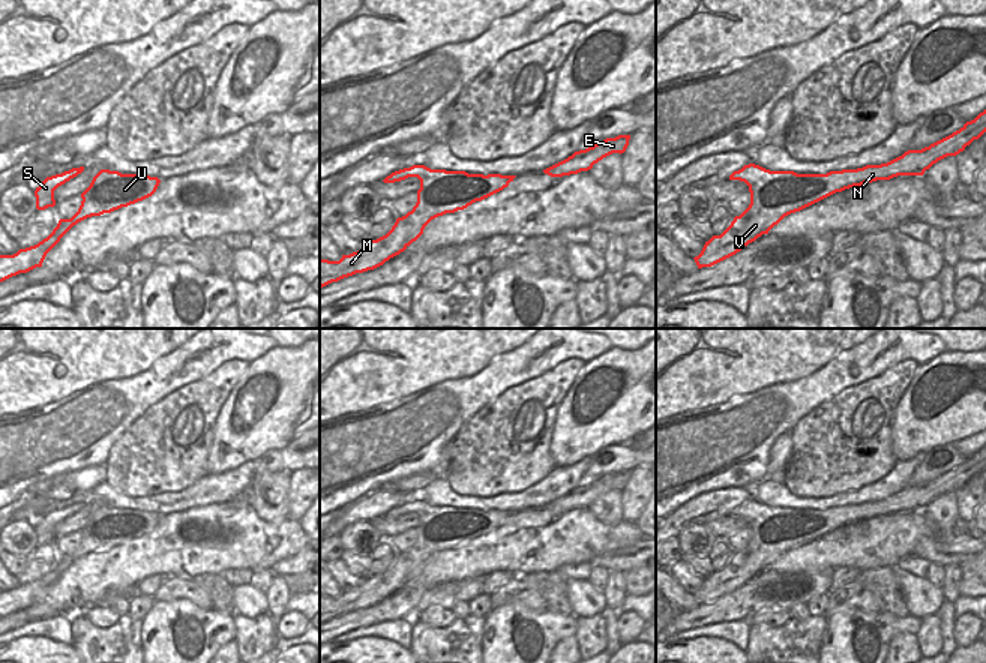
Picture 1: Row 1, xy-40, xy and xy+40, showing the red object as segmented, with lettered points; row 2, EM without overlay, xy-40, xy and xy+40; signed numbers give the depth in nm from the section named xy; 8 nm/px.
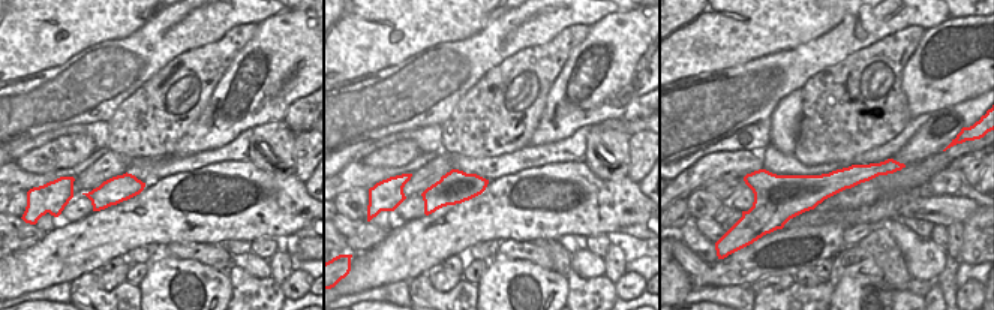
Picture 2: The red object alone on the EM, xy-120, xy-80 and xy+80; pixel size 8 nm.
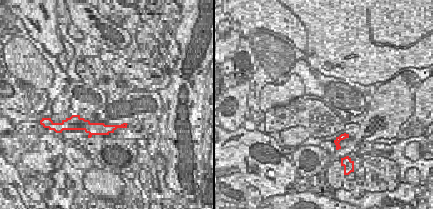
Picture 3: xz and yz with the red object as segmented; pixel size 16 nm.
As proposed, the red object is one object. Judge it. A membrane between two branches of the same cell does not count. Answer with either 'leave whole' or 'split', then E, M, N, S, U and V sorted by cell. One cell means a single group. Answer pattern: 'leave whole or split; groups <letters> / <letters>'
leave whole; groups E M N S U V

